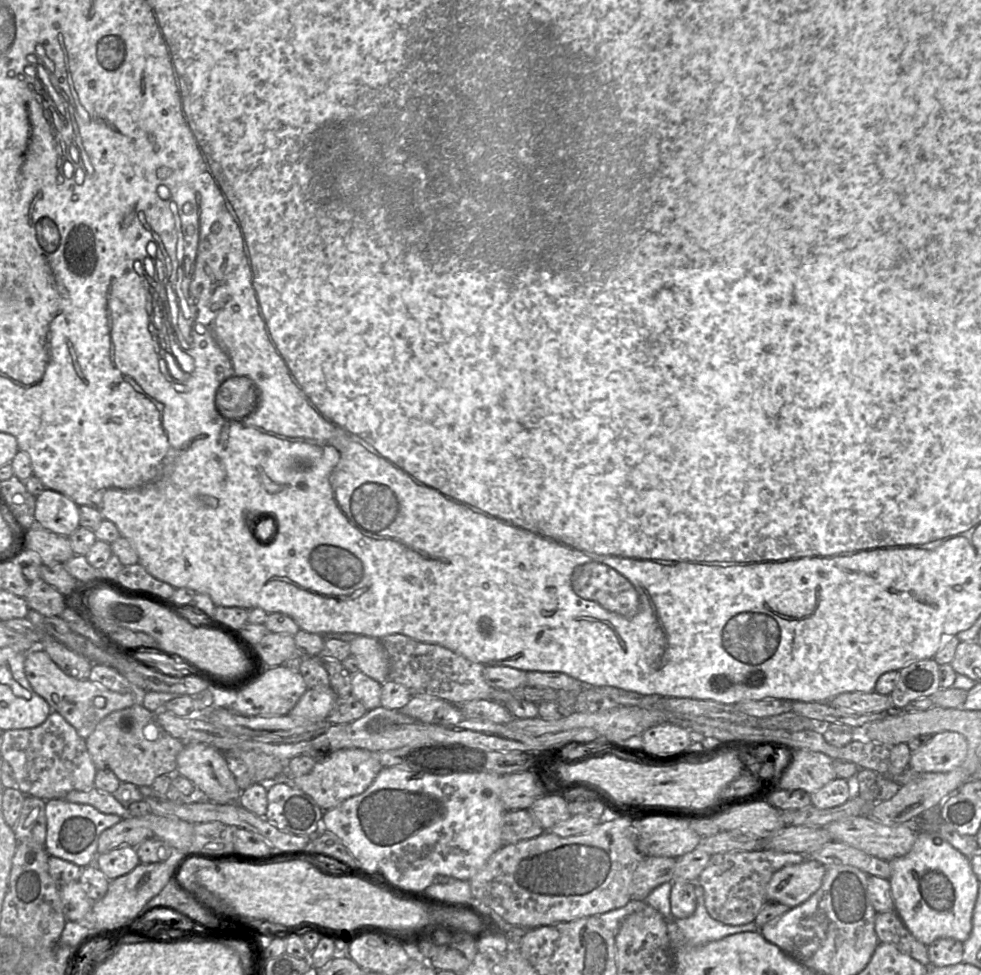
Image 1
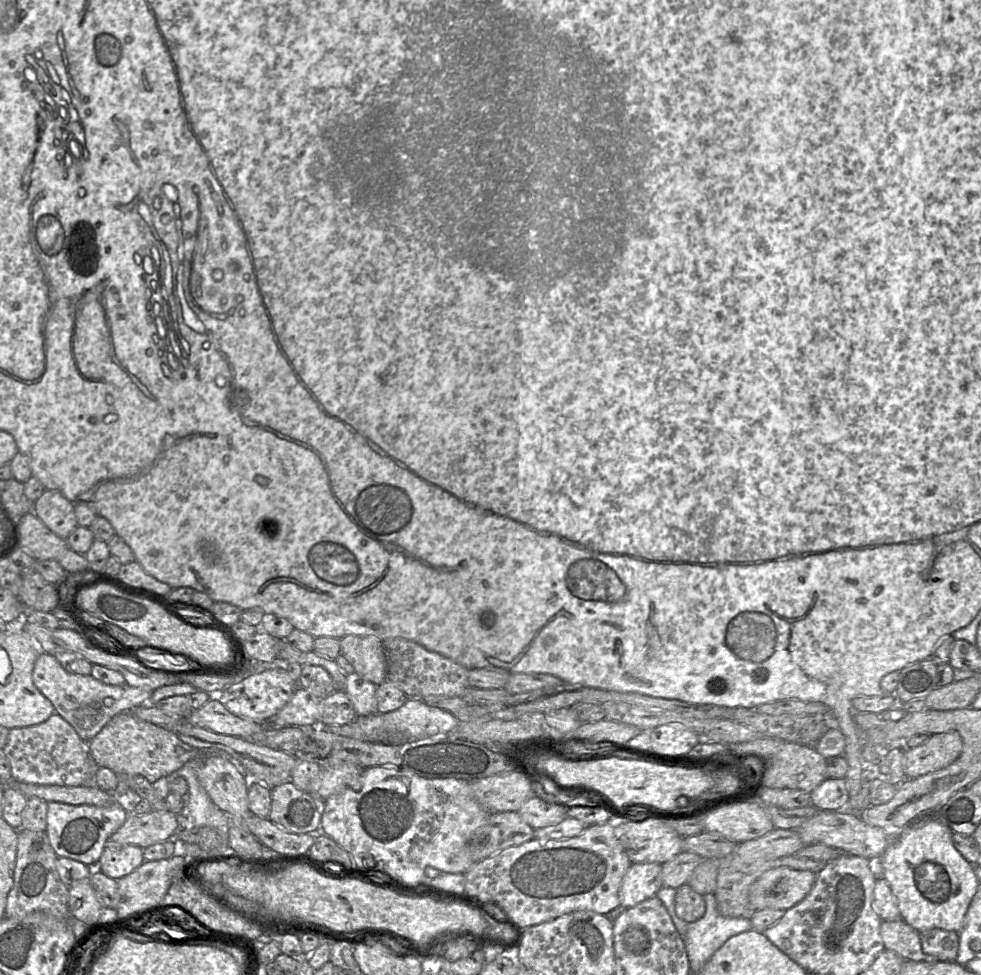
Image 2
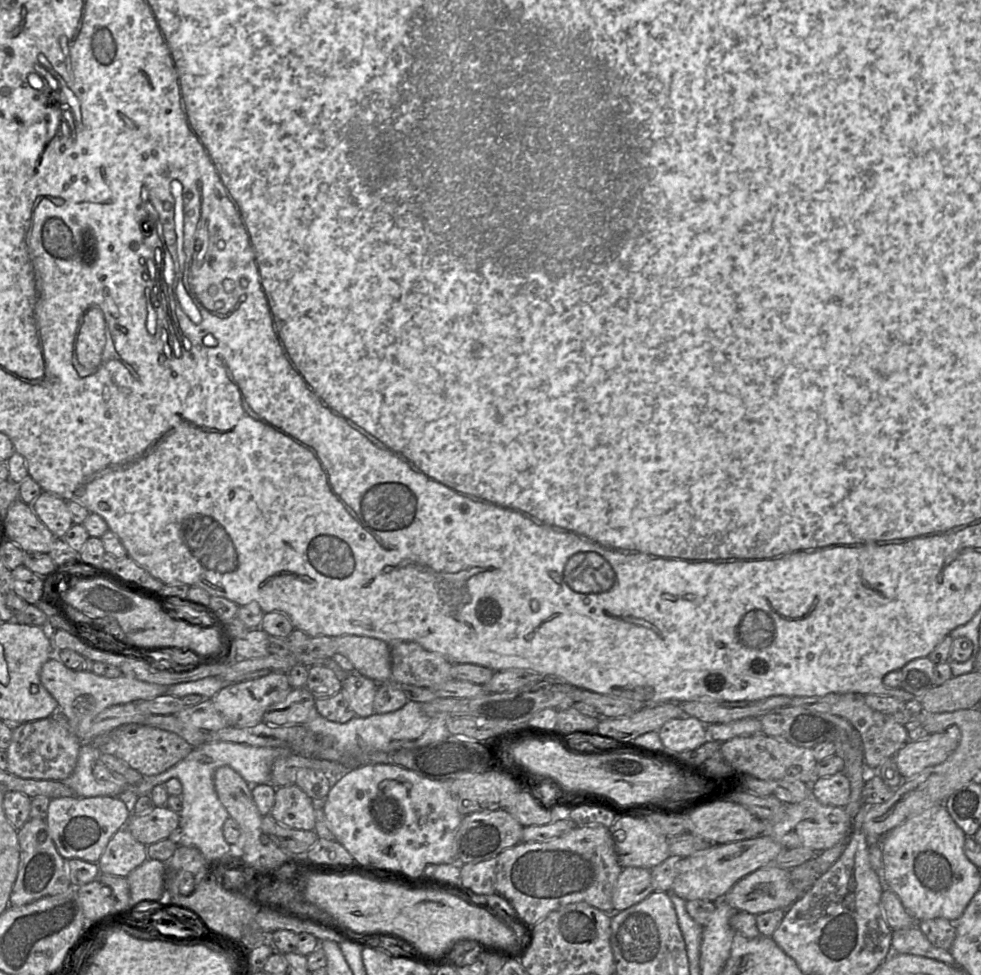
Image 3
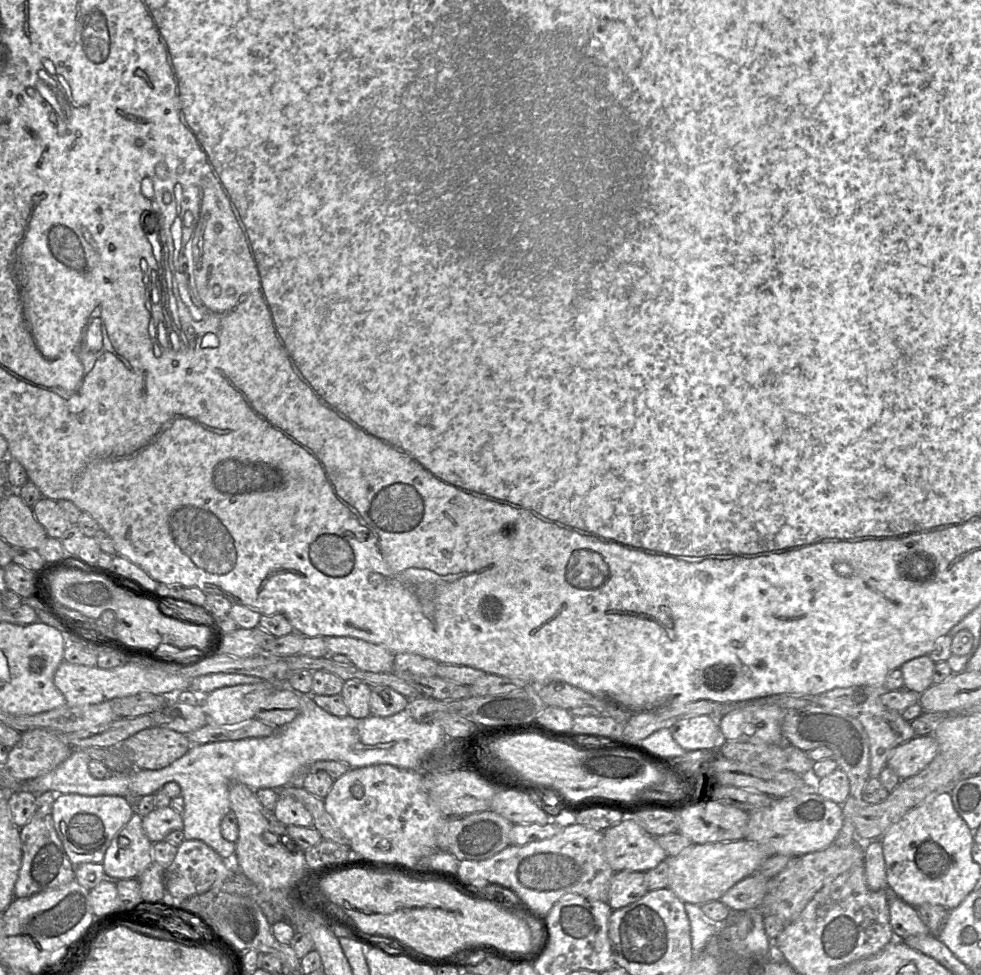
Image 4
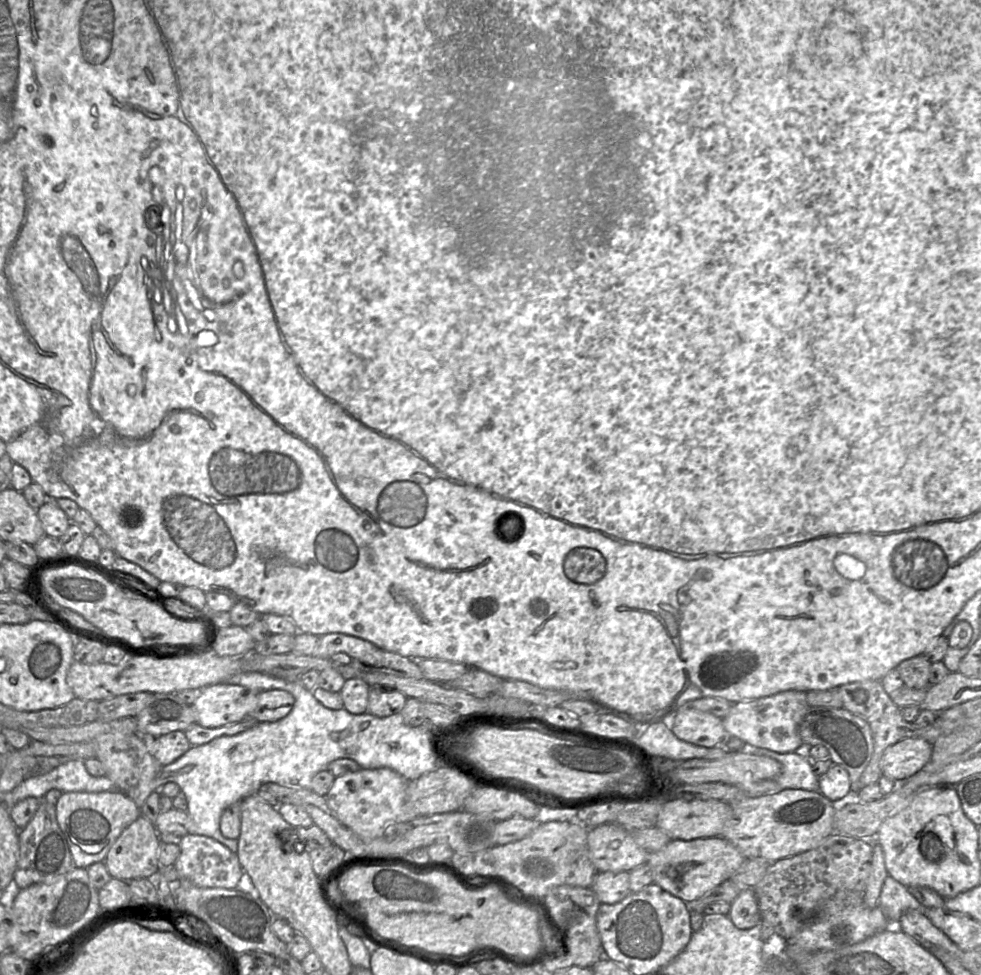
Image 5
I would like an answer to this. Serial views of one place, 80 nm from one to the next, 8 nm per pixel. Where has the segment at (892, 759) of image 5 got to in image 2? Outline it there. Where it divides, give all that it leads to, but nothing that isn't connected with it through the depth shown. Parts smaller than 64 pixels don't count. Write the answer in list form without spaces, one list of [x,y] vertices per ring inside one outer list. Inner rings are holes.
[[[957,731],[933,734],[929,740],[914,748],[905,748],[906,778],[917,778],[940,770],[958,759],[963,750],[963,739]]]

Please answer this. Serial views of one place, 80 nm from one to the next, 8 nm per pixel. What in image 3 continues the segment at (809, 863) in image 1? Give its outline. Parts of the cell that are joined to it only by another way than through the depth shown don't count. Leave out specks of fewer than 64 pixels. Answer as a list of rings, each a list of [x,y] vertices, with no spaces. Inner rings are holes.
[[[766,865],[739,880],[723,898],[736,911],[758,915],[775,909],[786,910],[801,895],[792,884],[789,870],[779,868],[775,865]]]

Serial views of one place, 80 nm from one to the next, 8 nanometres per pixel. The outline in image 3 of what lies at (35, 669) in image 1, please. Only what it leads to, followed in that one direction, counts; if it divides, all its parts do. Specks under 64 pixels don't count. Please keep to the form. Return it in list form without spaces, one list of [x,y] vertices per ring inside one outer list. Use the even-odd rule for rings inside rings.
[[[56,655],[43,664],[40,680],[57,701],[60,714],[67,720],[94,718],[110,706],[152,700],[165,694],[169,688],[169,686],[148,683],[124,675],[117,678],[106,678],[92,671],[75,671],[67,668]]]

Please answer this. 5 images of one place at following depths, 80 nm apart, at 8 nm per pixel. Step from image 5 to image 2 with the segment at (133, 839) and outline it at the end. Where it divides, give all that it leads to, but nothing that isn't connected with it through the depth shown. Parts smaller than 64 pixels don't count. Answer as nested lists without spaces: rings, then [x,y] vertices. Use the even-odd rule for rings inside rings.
[[[108,840],[96,867],[93,868],[117,880],[133,872],[144,861],[141,847]]]

